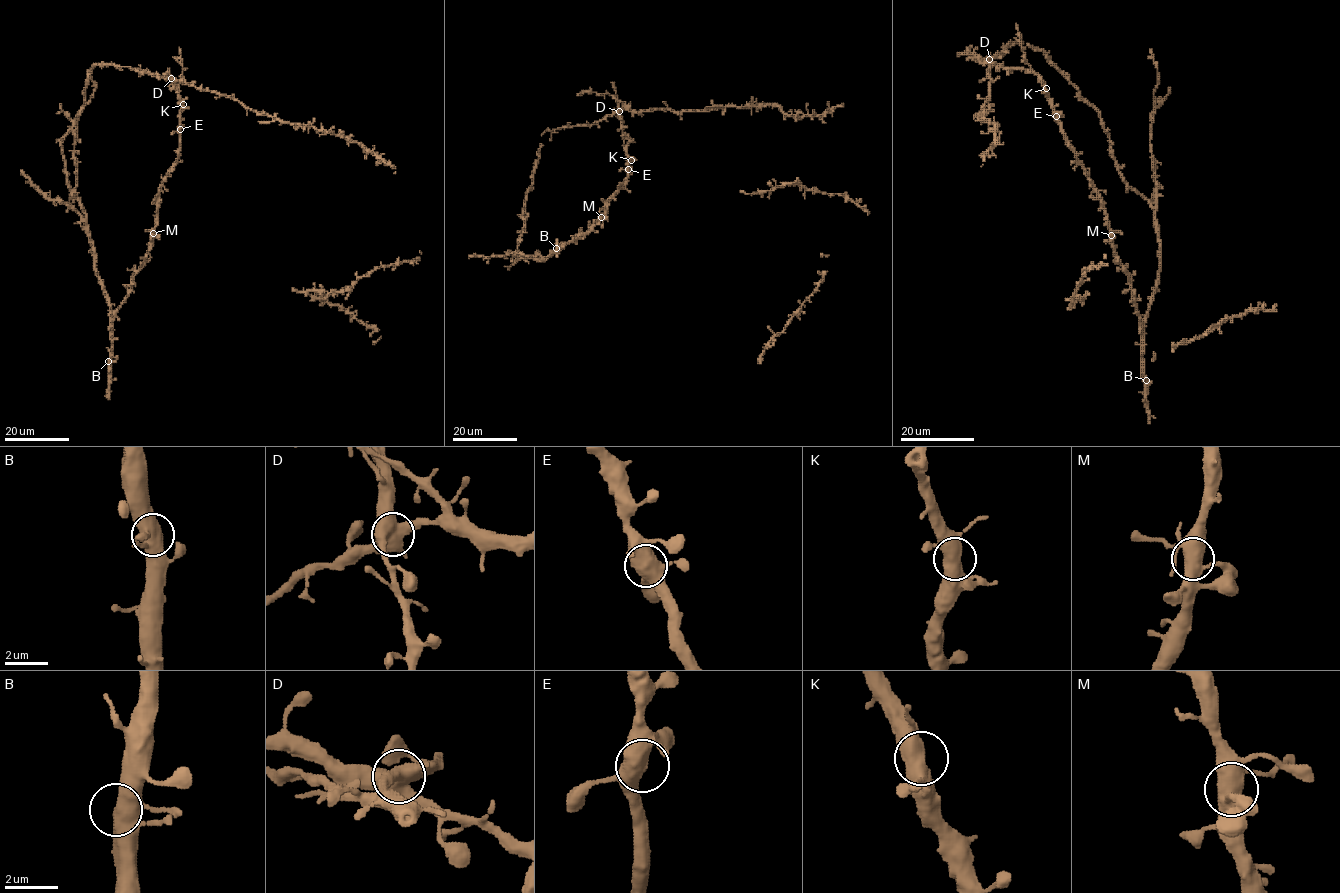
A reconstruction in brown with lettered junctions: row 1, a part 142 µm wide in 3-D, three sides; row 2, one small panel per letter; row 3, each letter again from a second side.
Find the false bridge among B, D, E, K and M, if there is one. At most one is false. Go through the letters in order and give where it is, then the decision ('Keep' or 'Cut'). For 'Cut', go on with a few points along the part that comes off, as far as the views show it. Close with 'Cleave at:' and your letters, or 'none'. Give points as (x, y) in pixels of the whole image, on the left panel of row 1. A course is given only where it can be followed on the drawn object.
B: Place: (108, 361). Keep
D: Place: (171, 78). Cut
E: Place: (180, 129). Keep
K: Place: (183, 104). Keep
M: Place: (153, 233). Keep
Cleave at: D

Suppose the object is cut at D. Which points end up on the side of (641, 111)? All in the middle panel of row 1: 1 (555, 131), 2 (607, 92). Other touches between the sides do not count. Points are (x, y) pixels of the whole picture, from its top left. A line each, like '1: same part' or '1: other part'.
1: same part
2: same part

